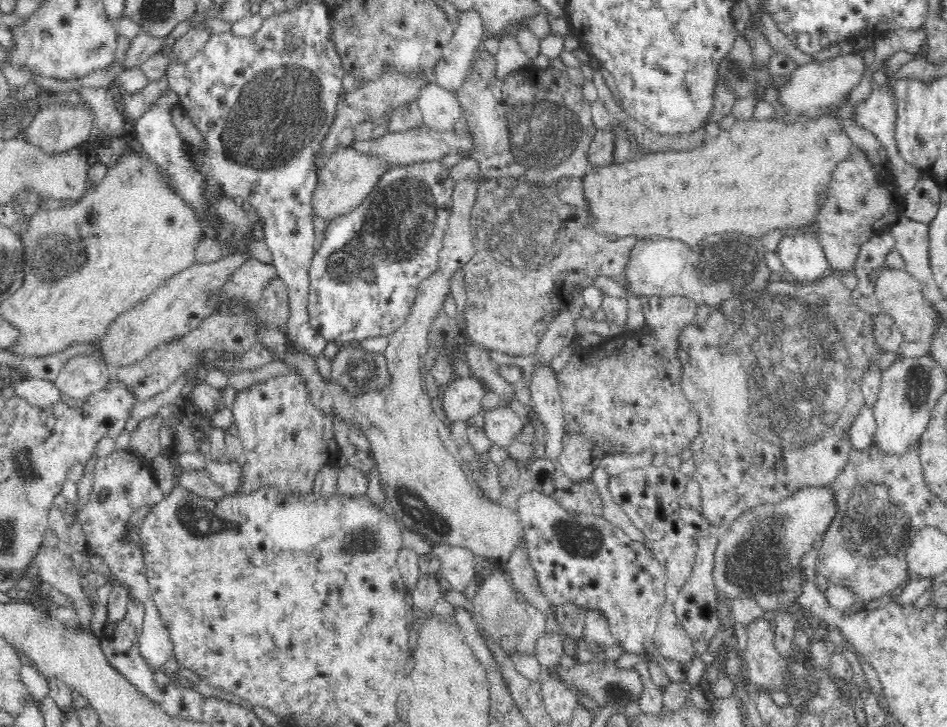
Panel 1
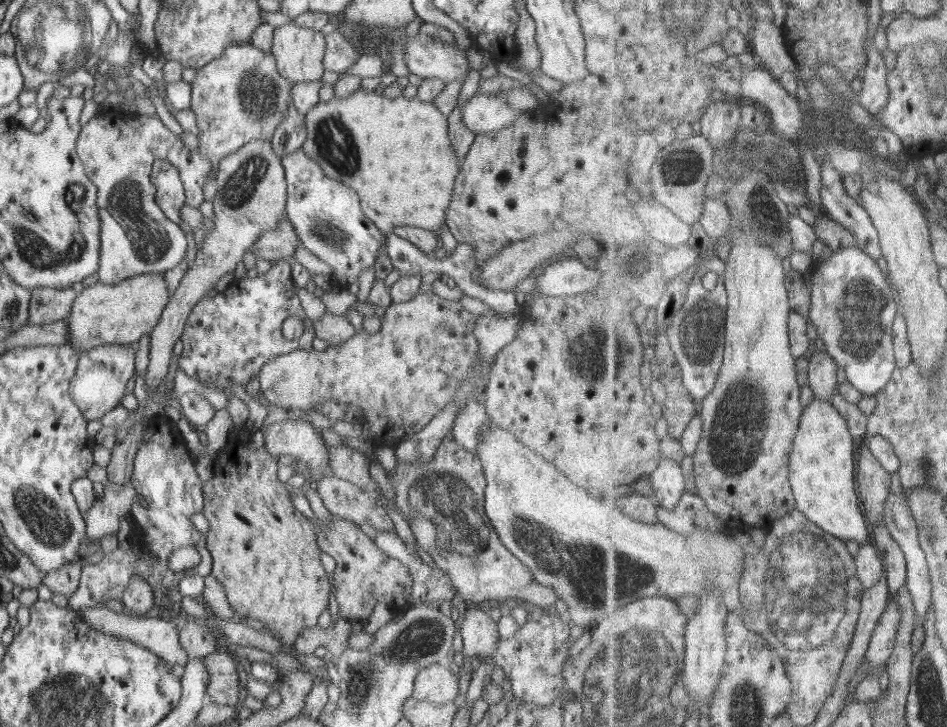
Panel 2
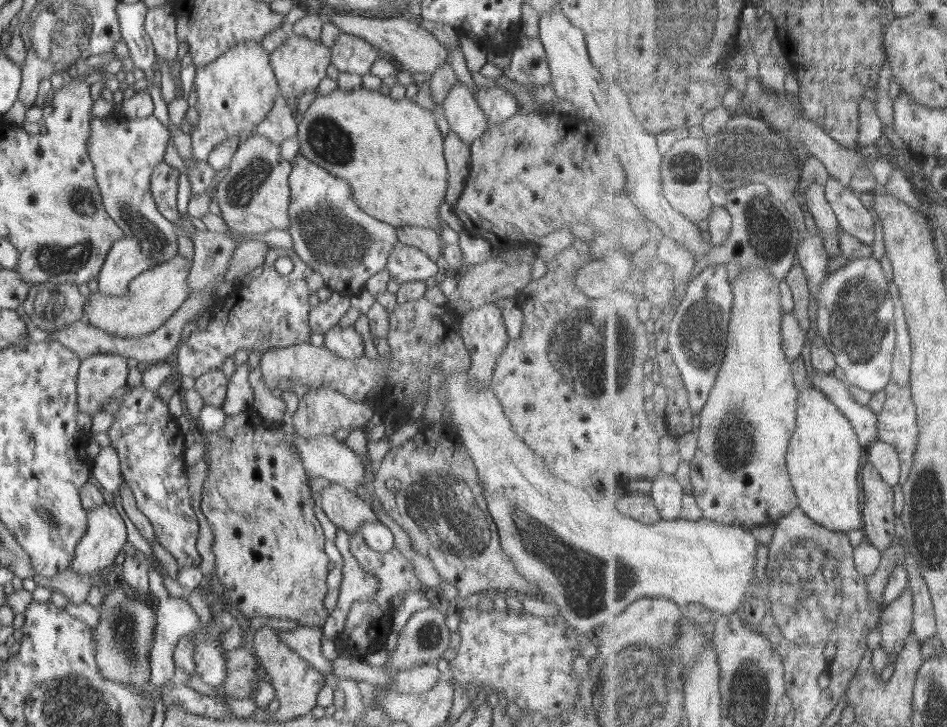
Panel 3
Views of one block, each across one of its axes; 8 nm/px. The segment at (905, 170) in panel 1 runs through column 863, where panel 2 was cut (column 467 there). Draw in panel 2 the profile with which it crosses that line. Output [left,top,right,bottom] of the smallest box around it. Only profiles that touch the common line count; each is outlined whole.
[460,94,526,135]

